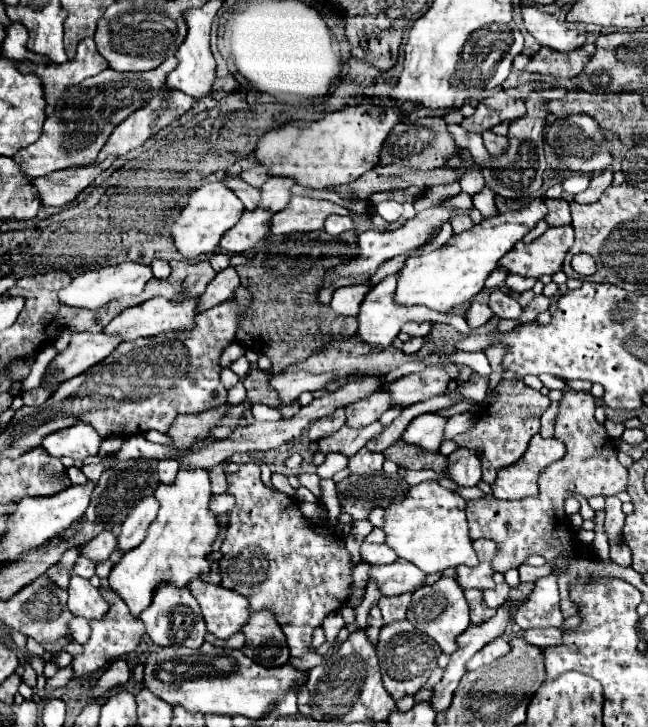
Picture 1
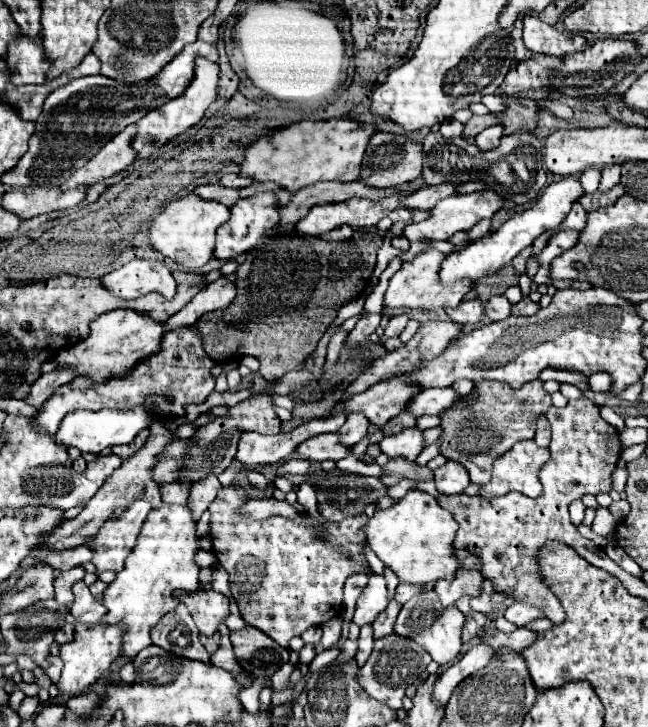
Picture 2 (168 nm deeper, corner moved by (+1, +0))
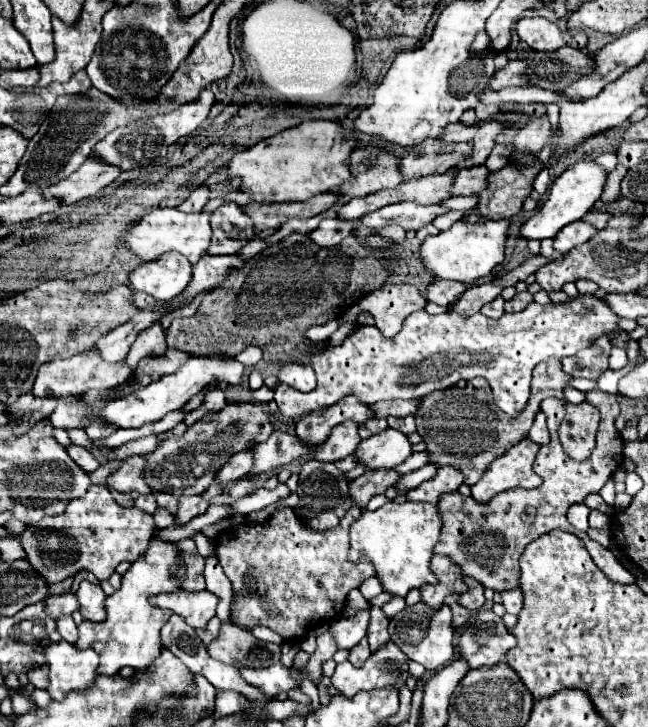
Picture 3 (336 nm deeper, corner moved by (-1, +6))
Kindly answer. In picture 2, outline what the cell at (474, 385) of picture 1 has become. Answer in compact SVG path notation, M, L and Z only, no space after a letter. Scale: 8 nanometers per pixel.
M429 388L421 390L407 402L407 412L413 416L423 416L423 414L441 414L447 410L453 402L457 402L457 392L453 388Z

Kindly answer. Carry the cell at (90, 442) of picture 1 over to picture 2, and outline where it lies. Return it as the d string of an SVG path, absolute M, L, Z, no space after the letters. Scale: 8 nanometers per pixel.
M133 406L129 410L111 410L103 408L99 412L89 410L73 410L61 420L61 428L57 430L55 438L59 444L75 446L81 452L103 452L105 448L117 446L117 444L131 444L133 438L143 430L149 428L159 418L159 412L155 406Z

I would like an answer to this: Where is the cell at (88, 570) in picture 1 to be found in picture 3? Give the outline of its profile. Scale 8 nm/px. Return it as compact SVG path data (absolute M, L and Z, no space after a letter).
M73 590L69 592L63 592L63 594L53 594L49 596L47 600L47 614L51 618L59 618L59 616L65 616L65 614L73 614L77 608L79 608L79 600L75 596Z

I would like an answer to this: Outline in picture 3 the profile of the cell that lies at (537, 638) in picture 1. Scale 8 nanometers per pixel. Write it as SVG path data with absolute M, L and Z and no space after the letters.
M479 612L475 622L469 624L459 638L461 658L465 658L471 664L471 670L503 662L505 654L515 644L515 636L493 612Z

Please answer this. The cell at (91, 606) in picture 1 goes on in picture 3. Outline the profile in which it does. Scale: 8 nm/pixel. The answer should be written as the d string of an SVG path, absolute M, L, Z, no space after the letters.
M87 580L81 582L79 590L77 590L77 598L79 598L79 612L85 620L91 620L91 622L103 622L107 612L105 612L105 606L103 606L103 600L105 600L105 594L101 590L99 584L91 584Z

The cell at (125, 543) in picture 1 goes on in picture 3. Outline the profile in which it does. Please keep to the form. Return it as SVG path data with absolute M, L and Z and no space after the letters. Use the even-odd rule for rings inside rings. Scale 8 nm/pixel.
M91 486L85 496L71 500L63 514L55 518L43 518L35 526L27 526L21 542L35 572L53 584L79 570L89 570L99 580L109 578L119 562L135 562L147 550L153 534L155 524L151 514L135 506L123 508L111 498L105 486ZM49 560L57 560L57 564L45 566Z

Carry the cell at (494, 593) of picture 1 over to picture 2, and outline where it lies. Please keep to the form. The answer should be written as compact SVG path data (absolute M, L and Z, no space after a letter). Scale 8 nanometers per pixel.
M489 596L471 598L471 608L477 610L477 612L483 612L483 614L491 614L493 612L493 604L491 604L491 598Z

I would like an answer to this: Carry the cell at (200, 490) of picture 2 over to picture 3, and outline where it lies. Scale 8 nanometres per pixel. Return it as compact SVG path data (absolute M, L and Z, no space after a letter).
M195 494L195 496L181 496L179 500L179 510L175 514L175 522L177 524L185 524L191 518L203 514L209 508L209 502L203 498L203 494Z

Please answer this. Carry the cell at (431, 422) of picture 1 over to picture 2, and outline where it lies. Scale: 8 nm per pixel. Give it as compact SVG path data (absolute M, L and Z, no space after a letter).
M417 428L401 430L401 432L393 434L393 436L385 436L379 442L379 448L389 458L403 456L405 460L413 462L419 456L419 452L423 450L423 432L419 432Z

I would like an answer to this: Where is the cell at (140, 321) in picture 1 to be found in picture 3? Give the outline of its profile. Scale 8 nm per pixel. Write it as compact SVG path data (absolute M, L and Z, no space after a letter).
M95 348L79 352L75 356L69 358L55 358L47 364L43 364L39 368L35 386L33 386L33 394L35 396L45 396L47 390L51 390L57 398L63 400L79 400L81 394L85 394L89 388L97 388L97 390L105 390L105 388L115 388L119 384L123 384L129 376L133 374L133 370L129 368L127 360L121 360L117 364L103 364L103 358L99 356L99 352L95 352Z

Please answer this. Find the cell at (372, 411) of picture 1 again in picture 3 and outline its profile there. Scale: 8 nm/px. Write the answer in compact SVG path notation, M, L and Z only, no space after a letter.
M345 420L343 424L335 426L327 438L327 442L321 444L321 448L315 452L315 458L321 462L335 462L339 458L345 458L357 450L361 442L359 436L359 424L353 420Z

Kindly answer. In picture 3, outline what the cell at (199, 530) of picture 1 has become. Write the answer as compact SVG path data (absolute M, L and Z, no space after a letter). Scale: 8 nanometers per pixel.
M153 538L147 552L121 578L121 588L115 594L105 598L107 620L101 623L84 620L79 624L79 648L95 648L101 656L99 674L117 674L123 666L131 666L135 670L147 668L155 656L161 652L161 626L171 618L171 610L163 610L149 602L151 596L159 592L175 592L181 588L185 580L185 564L179 556L179 548L175 542L165 542L161 538Z

